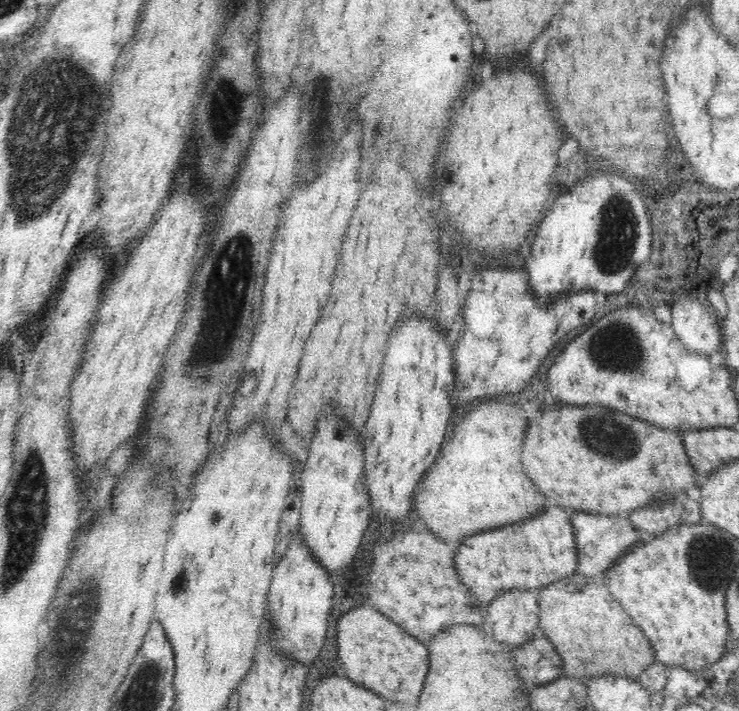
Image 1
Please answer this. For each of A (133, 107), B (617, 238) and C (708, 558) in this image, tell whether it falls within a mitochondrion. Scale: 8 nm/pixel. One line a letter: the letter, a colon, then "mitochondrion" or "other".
A: other
B: mitochondrion
C: mitochondrion

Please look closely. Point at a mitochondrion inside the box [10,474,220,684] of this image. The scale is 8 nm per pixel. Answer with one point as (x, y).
(73, 629)

